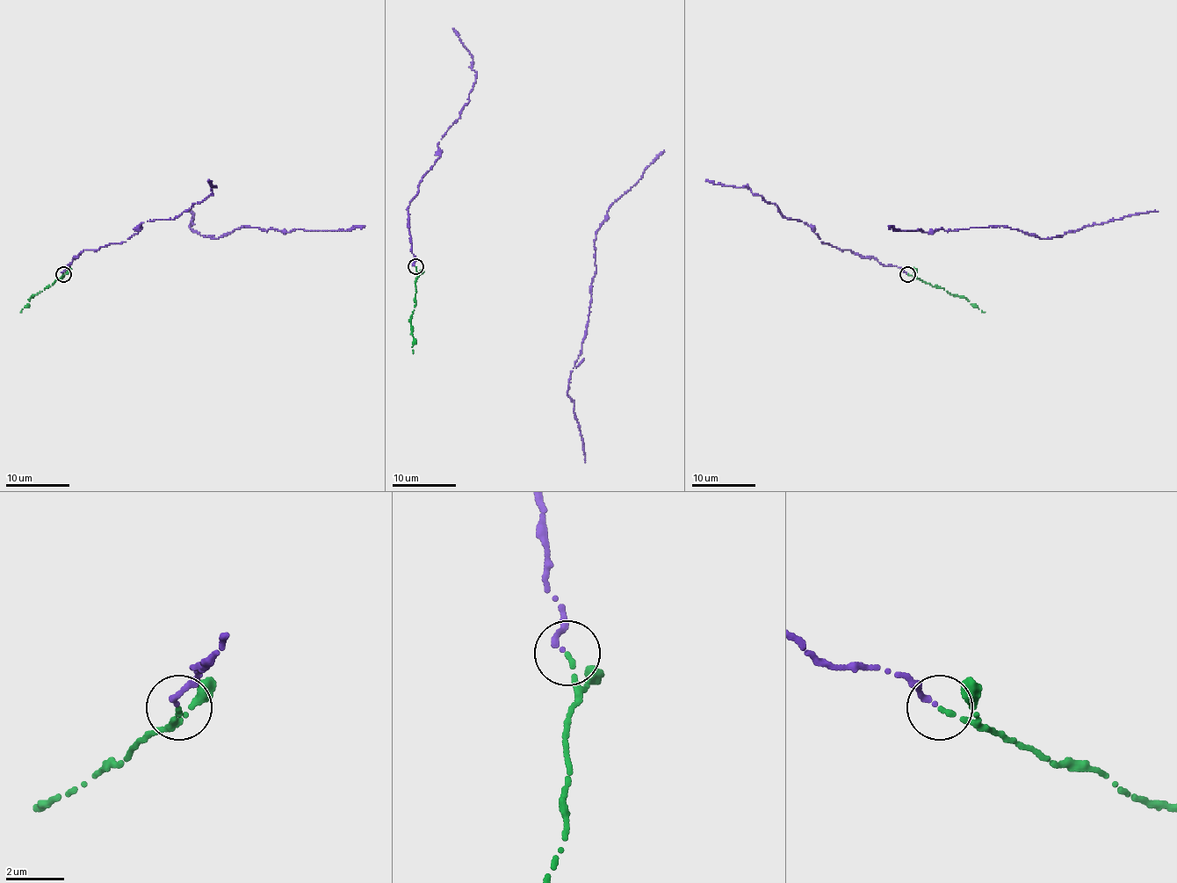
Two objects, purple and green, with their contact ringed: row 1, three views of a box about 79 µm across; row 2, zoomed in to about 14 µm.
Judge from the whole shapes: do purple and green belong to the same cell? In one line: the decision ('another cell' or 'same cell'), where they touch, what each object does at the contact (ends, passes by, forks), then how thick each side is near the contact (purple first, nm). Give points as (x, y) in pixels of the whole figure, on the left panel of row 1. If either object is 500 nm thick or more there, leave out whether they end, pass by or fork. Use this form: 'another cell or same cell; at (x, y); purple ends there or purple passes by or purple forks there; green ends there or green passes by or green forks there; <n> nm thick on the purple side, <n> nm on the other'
same cell; at (63, 274); purple ends there; green ends there; 200 nm thick on the purple side, 140 nm on the other

